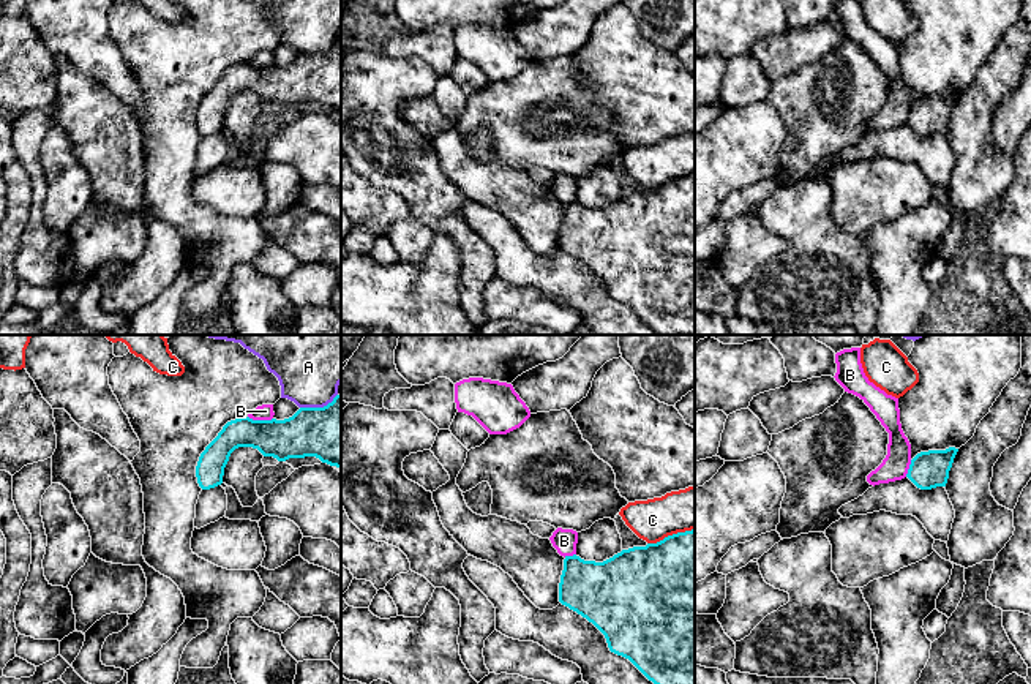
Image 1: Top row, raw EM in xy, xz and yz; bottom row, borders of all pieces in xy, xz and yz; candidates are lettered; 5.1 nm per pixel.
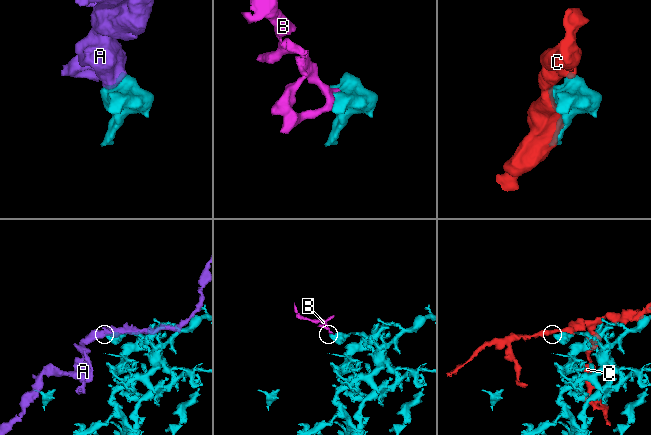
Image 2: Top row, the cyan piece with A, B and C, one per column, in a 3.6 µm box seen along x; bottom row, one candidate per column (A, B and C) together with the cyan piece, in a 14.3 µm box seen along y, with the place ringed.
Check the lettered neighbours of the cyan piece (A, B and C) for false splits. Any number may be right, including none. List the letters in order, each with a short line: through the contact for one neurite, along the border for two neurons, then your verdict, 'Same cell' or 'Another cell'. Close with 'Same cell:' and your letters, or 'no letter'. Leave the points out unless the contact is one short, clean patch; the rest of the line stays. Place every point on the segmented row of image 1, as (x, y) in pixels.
A: Another cell
B: Line: xy (248, 416), (253, 419), (272, 419). Another cell
C: Another cell
Same cell: no letter

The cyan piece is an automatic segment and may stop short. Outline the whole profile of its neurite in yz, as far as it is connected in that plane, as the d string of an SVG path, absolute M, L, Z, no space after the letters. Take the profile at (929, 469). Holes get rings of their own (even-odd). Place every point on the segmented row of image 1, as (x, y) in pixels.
M955 447L920 452L911 460L906 477L920 490L946 487L957 452Z

